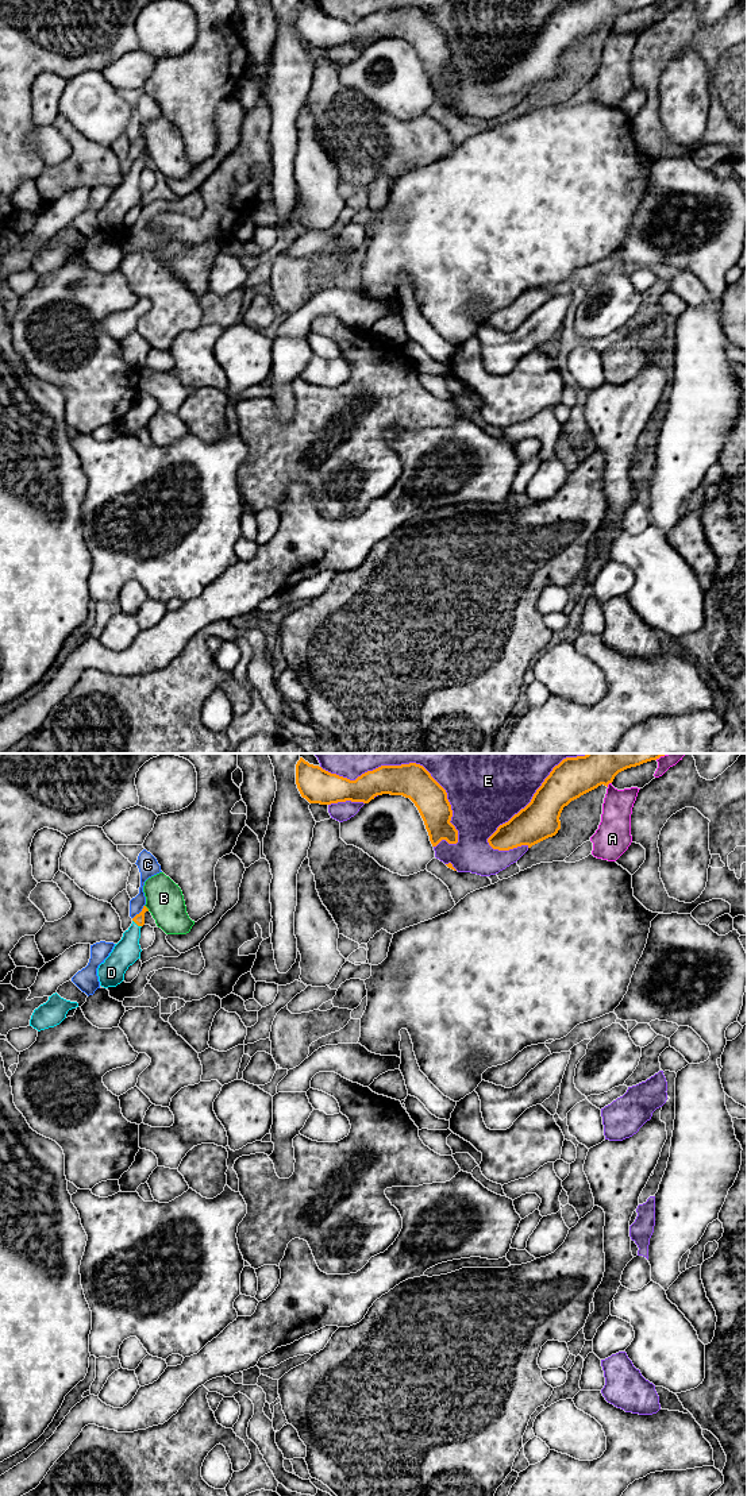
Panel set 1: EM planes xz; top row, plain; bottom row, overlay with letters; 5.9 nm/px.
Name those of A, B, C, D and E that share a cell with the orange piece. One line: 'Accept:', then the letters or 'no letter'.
Accept: D

